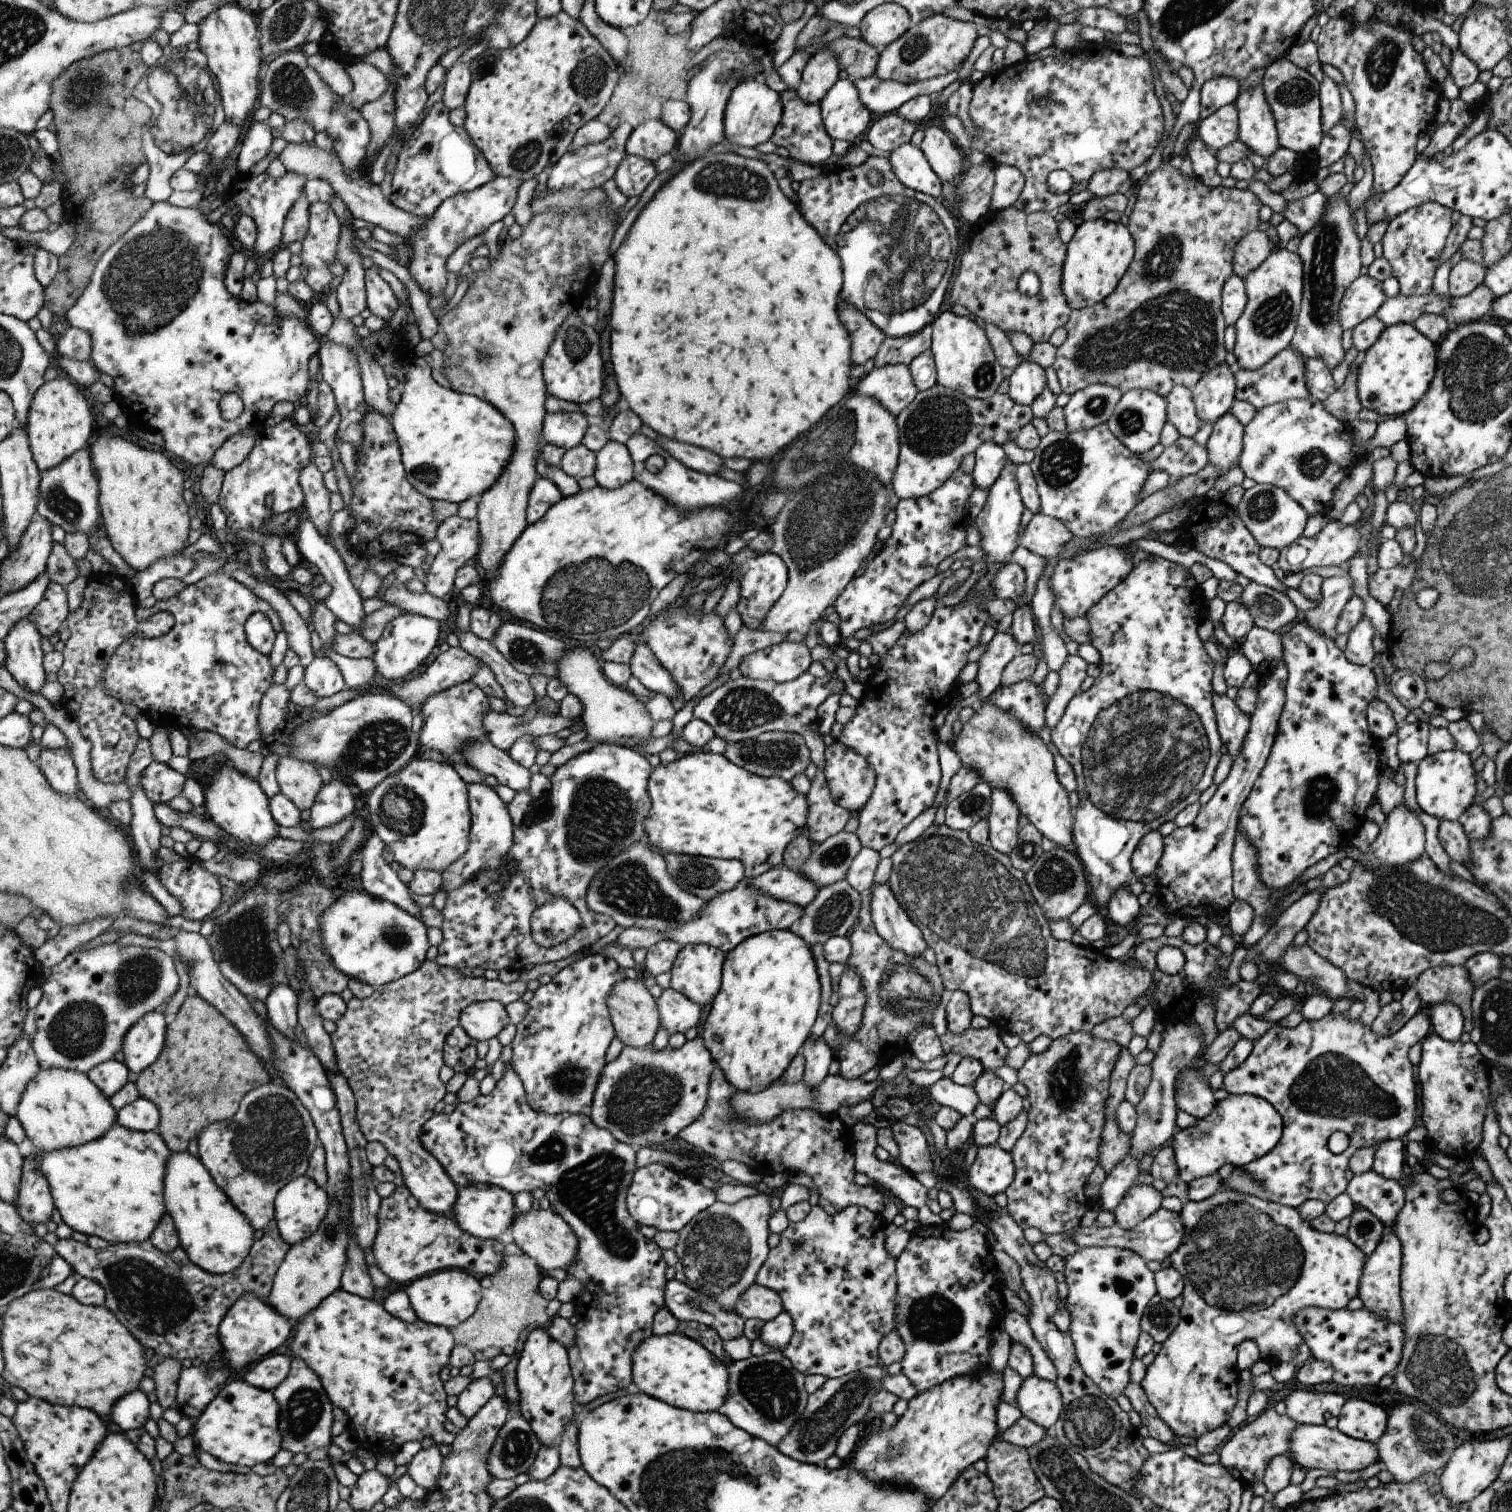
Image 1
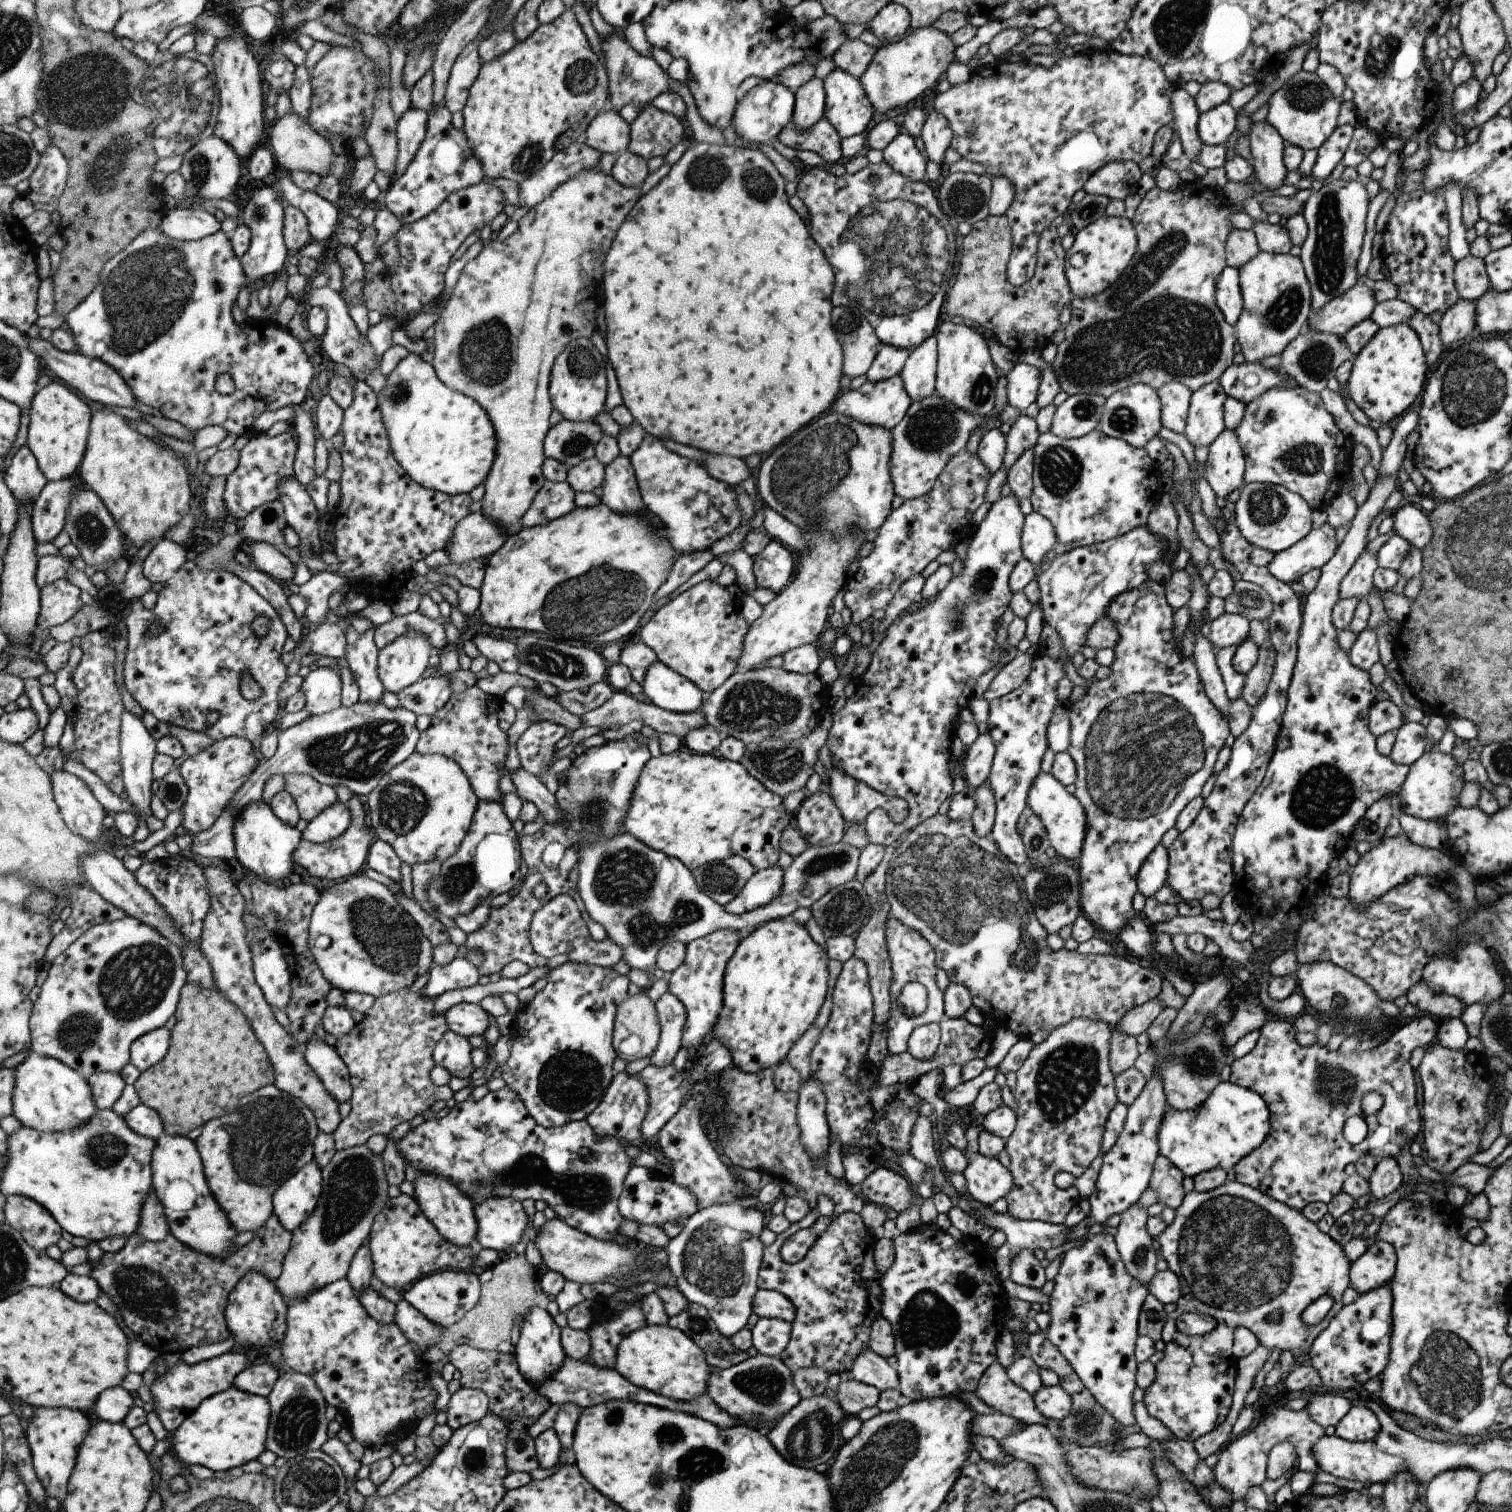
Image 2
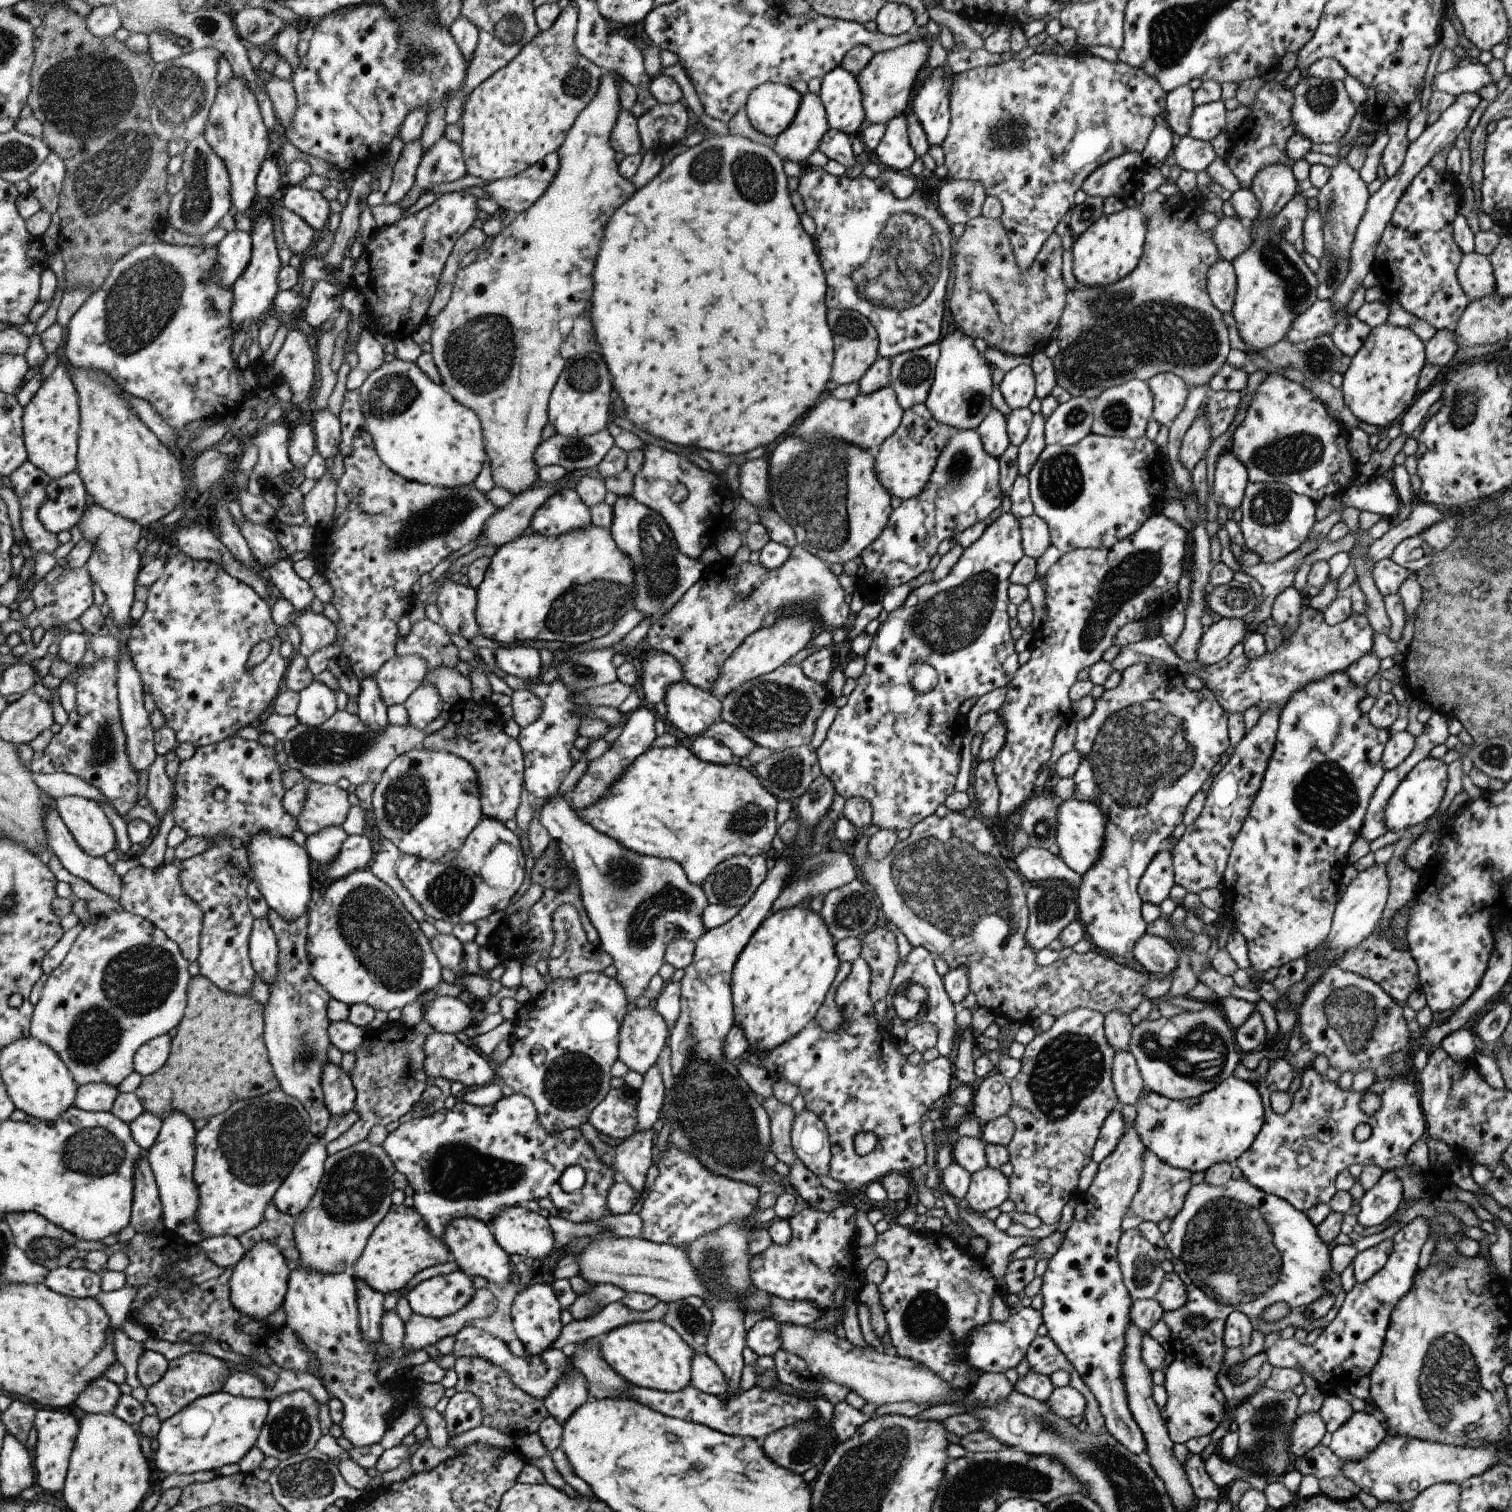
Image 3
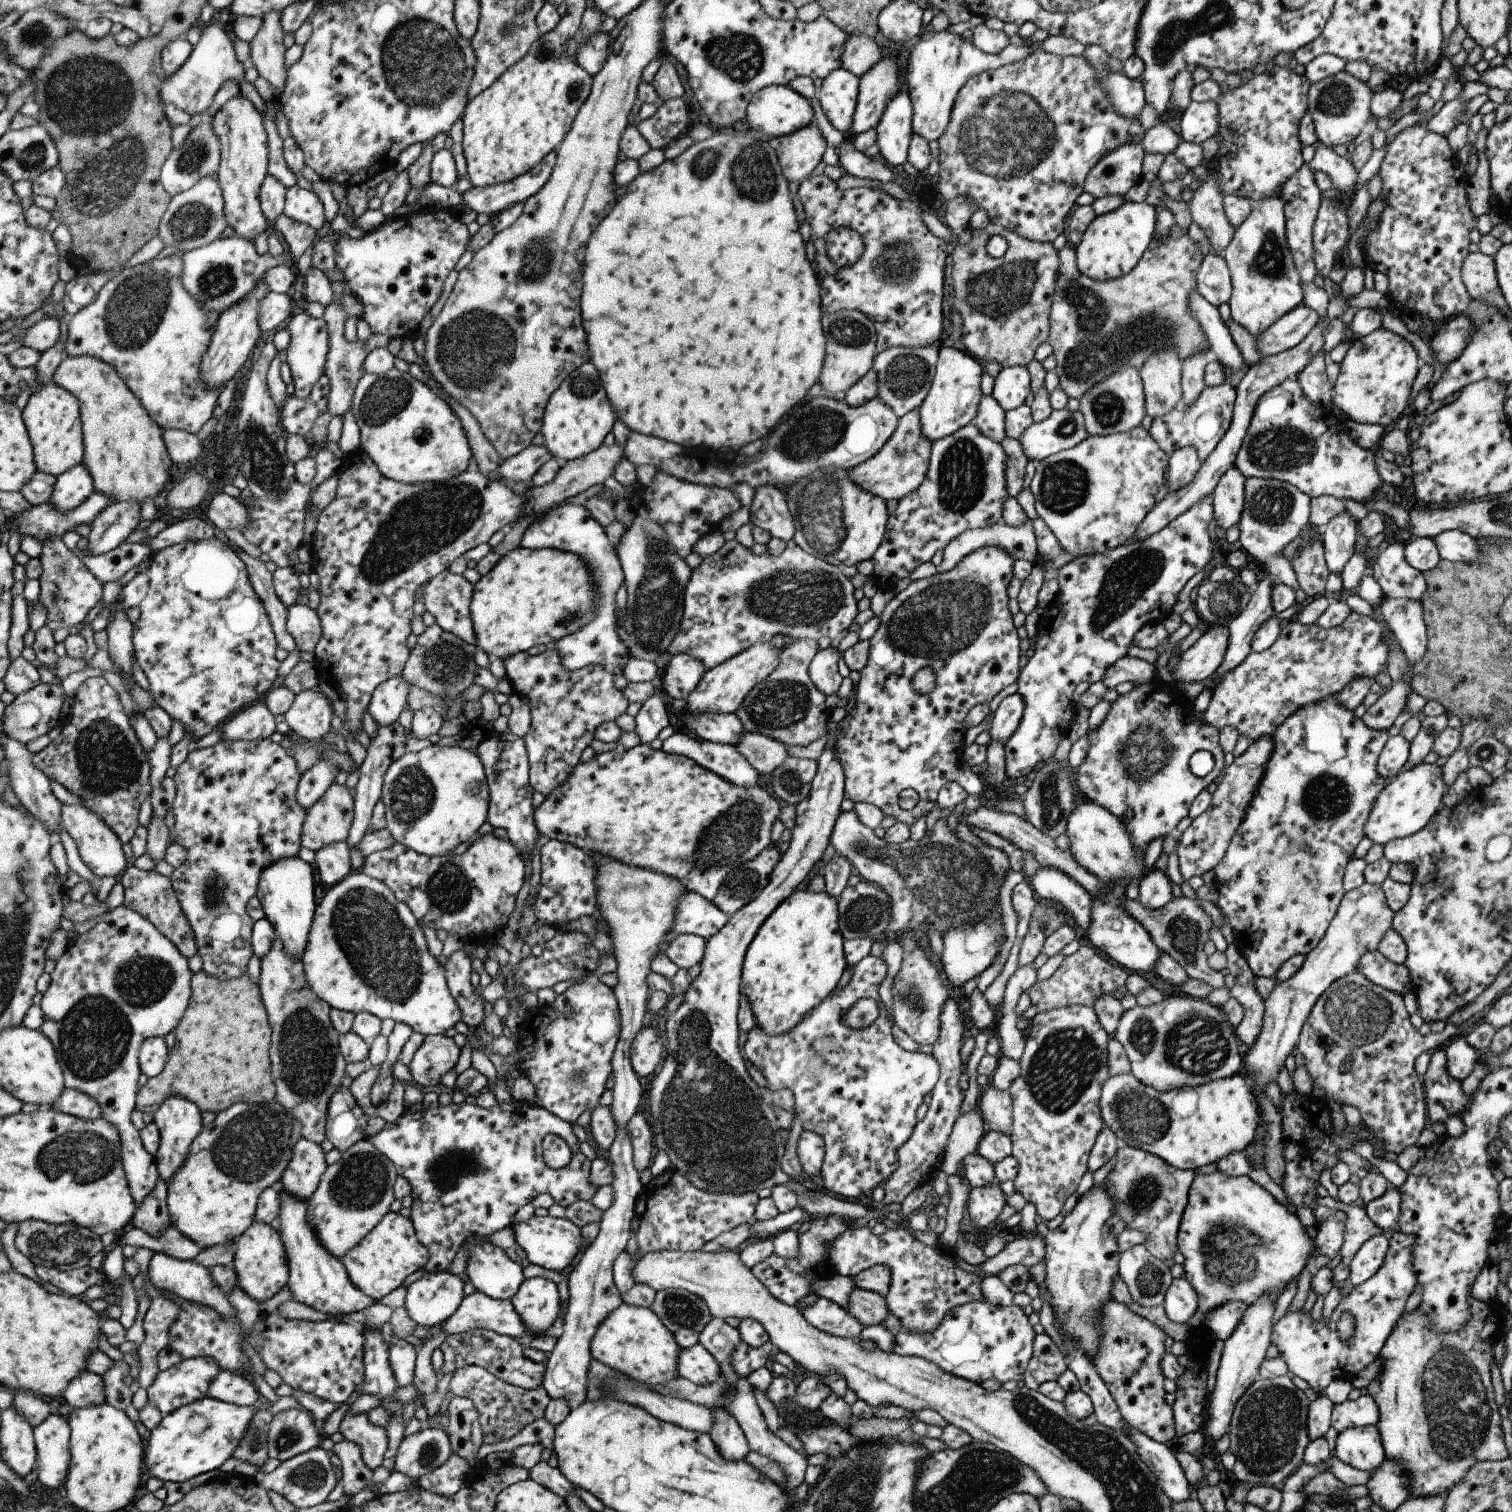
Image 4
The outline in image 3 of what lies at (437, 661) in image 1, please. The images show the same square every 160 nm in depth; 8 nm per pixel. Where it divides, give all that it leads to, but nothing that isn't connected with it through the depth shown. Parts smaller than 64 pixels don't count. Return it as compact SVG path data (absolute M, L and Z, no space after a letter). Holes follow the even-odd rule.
M431 682L422 684L405 703L409 722L425 730L442 708L442 698Z

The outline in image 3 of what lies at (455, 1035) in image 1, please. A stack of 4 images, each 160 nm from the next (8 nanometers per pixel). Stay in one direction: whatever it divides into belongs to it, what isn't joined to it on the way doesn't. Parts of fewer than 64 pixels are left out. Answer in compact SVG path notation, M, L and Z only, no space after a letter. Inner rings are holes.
M432 1031L426 1040L426 1071L428 1076L445 1078L450 1082L461 1082L464 1091L483 1085L494 1076L493 1065L476 1048L464 1046L454 1034Z

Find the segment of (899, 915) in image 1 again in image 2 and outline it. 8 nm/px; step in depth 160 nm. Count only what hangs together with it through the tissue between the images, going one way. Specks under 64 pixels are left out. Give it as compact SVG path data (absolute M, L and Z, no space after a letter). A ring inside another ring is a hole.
M887 916L884 922L884 937L887 952L890 958L891 986L889 986L889 1011L891 1019L886 1022L886 1050L889 1055L899 1054L906 1051L906 1042L911 1031L917 1025L927 1023L938 1023L944 1016L943 1010L943 991L936 985L937 967L934 963L933 947L916 930L905 926L891 916Z

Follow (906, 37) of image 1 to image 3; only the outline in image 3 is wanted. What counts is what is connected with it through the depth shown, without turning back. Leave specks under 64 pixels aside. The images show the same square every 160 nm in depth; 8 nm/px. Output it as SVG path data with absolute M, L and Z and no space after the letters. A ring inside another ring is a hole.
M929 35L926 39L909 41L894 49L874 53L865 68L856 74L865 120L870 123L886 123L904 114L903 110L907 108L907 102L910 102L909 94L912 94L915 77L921 68L927 67L925 58L932 41L933 37Z

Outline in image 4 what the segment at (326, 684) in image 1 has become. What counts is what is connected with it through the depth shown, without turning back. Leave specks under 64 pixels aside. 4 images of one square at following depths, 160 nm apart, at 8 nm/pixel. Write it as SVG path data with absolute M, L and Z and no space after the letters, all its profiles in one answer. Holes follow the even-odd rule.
M309 689L296 695L293 706L281 717L288 726L297 733L299 738L305 740L319 740L331 732L333 722L333 706L331 705L332 695L324 694L321 689Z

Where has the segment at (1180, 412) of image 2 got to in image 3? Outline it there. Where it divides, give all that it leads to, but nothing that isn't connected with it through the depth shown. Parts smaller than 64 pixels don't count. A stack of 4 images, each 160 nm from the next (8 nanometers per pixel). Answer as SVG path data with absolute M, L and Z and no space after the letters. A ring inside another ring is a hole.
M1159 373L1147 382L1152 394L1152 420L1157 424L1170 425L1181 412L1186 396L1187 385L1177 375Z

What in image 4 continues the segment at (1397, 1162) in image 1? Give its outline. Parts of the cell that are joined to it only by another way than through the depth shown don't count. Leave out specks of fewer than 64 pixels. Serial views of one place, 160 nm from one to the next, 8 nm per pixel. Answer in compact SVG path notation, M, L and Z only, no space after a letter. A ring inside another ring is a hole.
M1389 1183L1377 1198L1361 1206L1366 1212L1367 1218L1378 1226L1387 1237L1397 1230L1400 1194L1394 1184Z

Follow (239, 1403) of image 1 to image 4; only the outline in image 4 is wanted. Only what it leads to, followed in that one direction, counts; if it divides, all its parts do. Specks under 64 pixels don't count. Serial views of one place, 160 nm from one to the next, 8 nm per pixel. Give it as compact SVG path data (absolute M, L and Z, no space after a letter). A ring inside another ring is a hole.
M207 1395L201 1400L178 1408L168 1414L161 1424L152 1430L149 1440L145 1442L145 1471L147 1476L171 1482L185 1482L199 1474L221 1468L235 1450L259 1412L260 1403L241 1406L228 1403Z

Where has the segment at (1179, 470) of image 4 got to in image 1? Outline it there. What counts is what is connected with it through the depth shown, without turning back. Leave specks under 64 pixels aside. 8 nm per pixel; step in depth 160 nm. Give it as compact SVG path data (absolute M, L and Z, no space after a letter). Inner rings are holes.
M1223 362L1202 374L1191 389L1200 424L1214 422L1230 410L1235 399L1234 368Z

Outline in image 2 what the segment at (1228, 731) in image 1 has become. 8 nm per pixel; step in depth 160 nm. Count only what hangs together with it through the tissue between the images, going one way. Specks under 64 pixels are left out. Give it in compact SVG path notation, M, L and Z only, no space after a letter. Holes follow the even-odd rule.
M1200 632L1195 634L1191 658L1195 663L1199 680L1211 704L1227 718L1231 700L1227 698L1213 653L1211 642L1203 638Z

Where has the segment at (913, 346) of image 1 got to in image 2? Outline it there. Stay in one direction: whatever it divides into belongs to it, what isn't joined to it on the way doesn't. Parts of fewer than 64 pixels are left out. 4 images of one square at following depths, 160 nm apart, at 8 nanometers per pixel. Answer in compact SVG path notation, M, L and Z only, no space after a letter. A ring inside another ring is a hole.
M881 344L866 372L870 381L878 381L899 374L911 349L900 349Z

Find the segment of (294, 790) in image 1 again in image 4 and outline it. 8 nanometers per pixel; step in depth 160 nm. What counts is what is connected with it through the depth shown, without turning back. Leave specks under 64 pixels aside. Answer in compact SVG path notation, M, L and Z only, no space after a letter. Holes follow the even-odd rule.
M337 781L321 801L308 808L302 846L316 852L325 845L347 841L354 824L354 798L349 787Z

